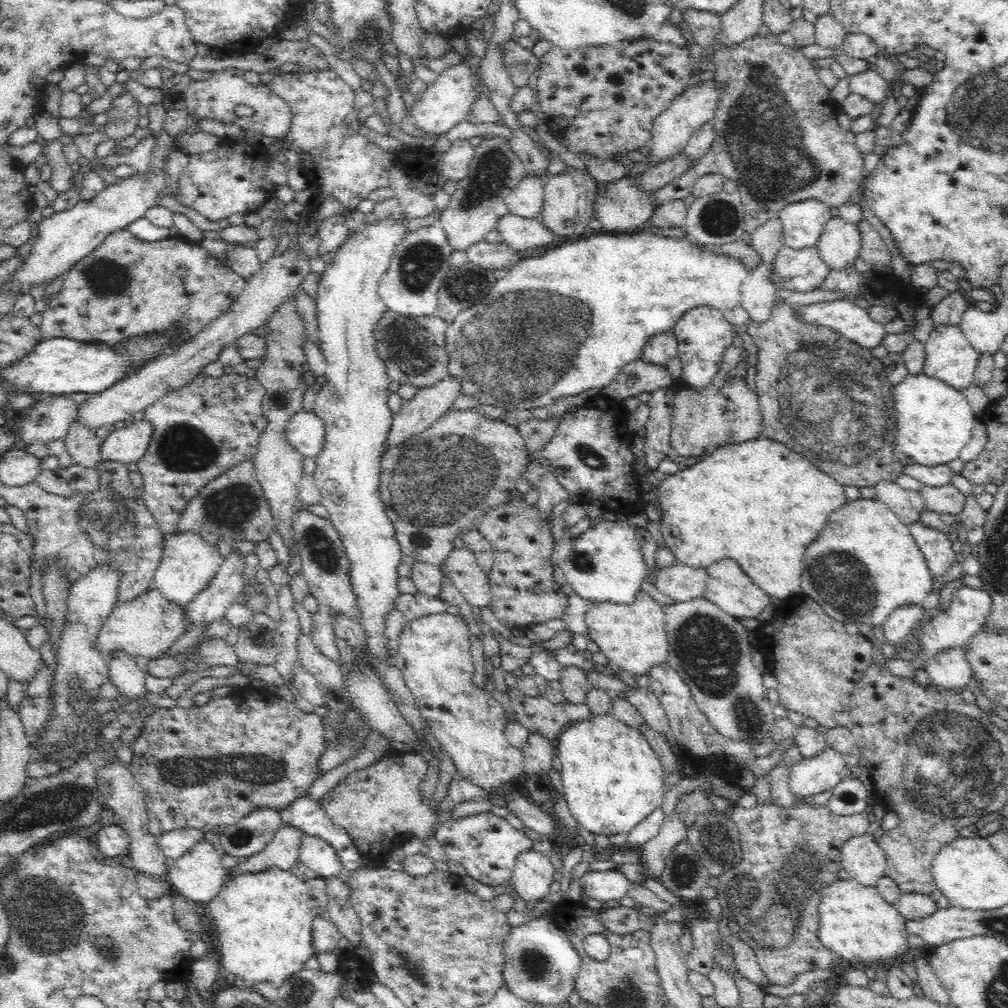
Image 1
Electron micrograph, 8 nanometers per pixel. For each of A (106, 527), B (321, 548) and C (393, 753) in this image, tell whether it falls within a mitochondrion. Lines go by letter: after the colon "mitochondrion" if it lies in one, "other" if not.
A: mitochondrion
B: mitochondrion
C: other

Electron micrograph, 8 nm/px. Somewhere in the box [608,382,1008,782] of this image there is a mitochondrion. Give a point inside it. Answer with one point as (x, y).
(709, 652)

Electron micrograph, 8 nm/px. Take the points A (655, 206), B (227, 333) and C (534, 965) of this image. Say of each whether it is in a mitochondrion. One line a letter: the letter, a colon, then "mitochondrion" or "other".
A: other
B: other
C: mitochondrion

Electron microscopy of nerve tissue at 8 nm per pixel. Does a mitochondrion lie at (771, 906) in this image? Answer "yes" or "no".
yes

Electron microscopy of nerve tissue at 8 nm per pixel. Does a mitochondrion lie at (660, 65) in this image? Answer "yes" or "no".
no

